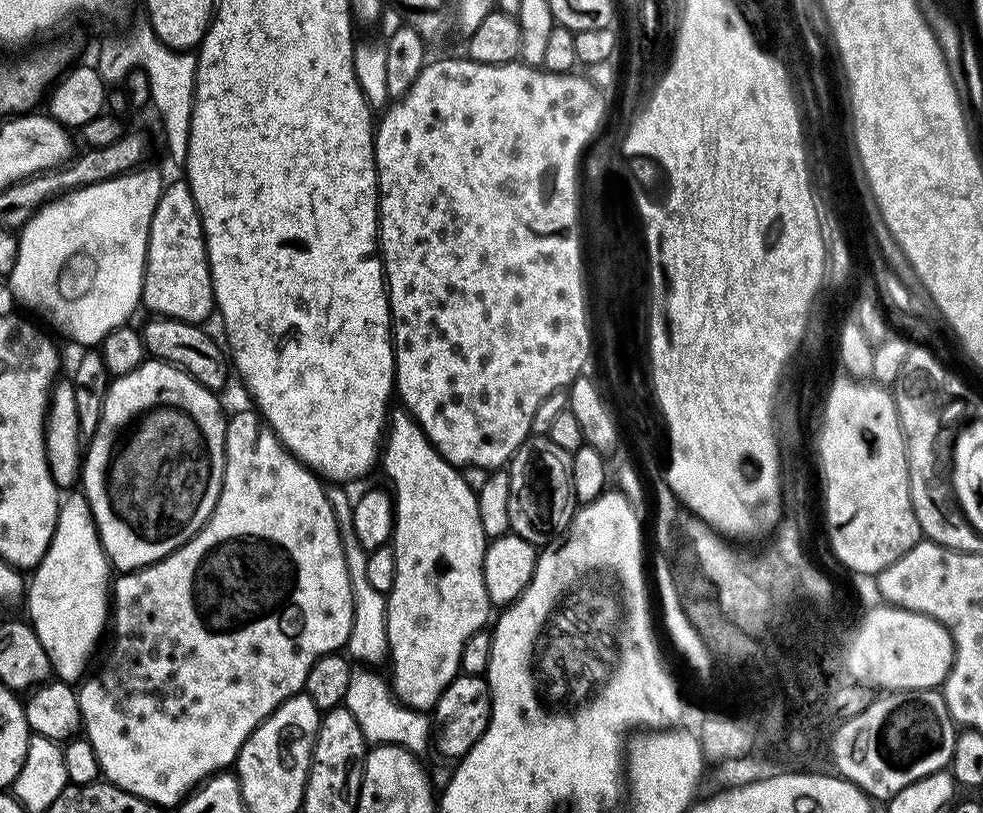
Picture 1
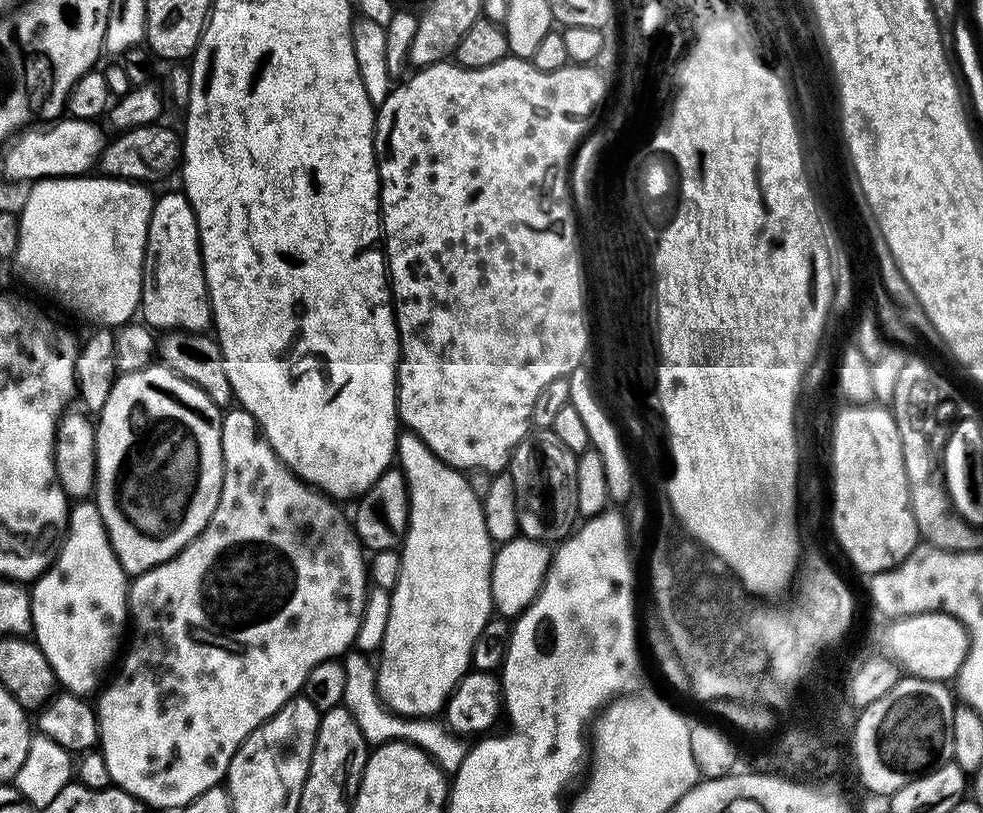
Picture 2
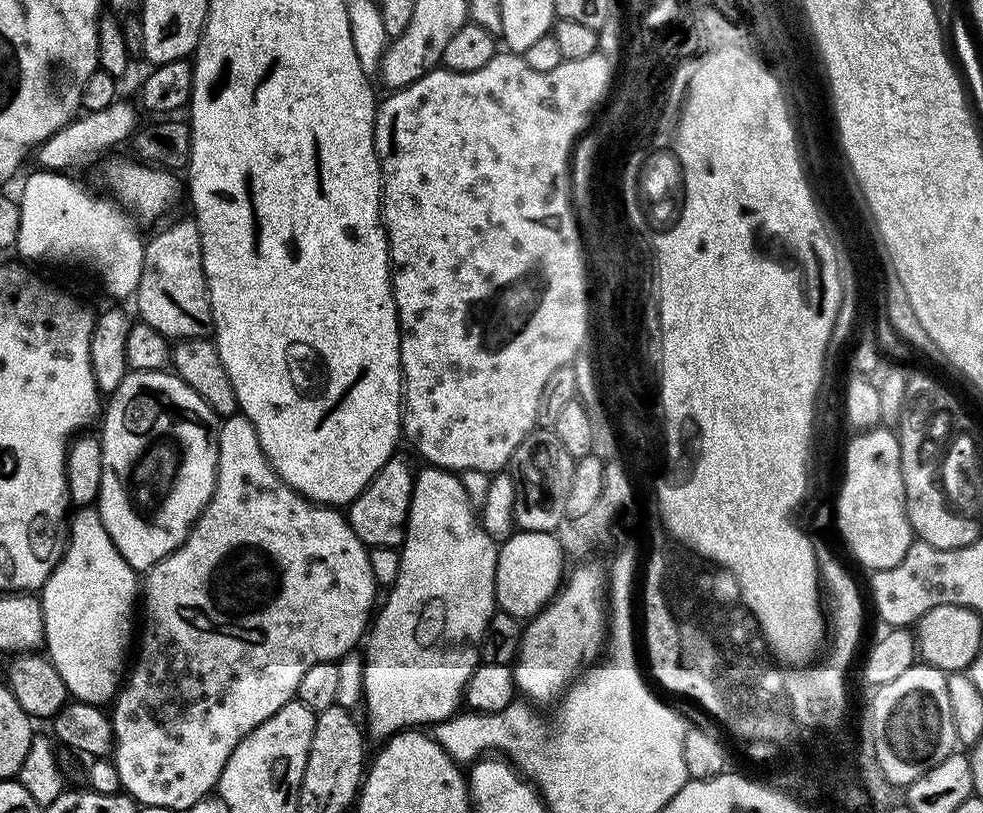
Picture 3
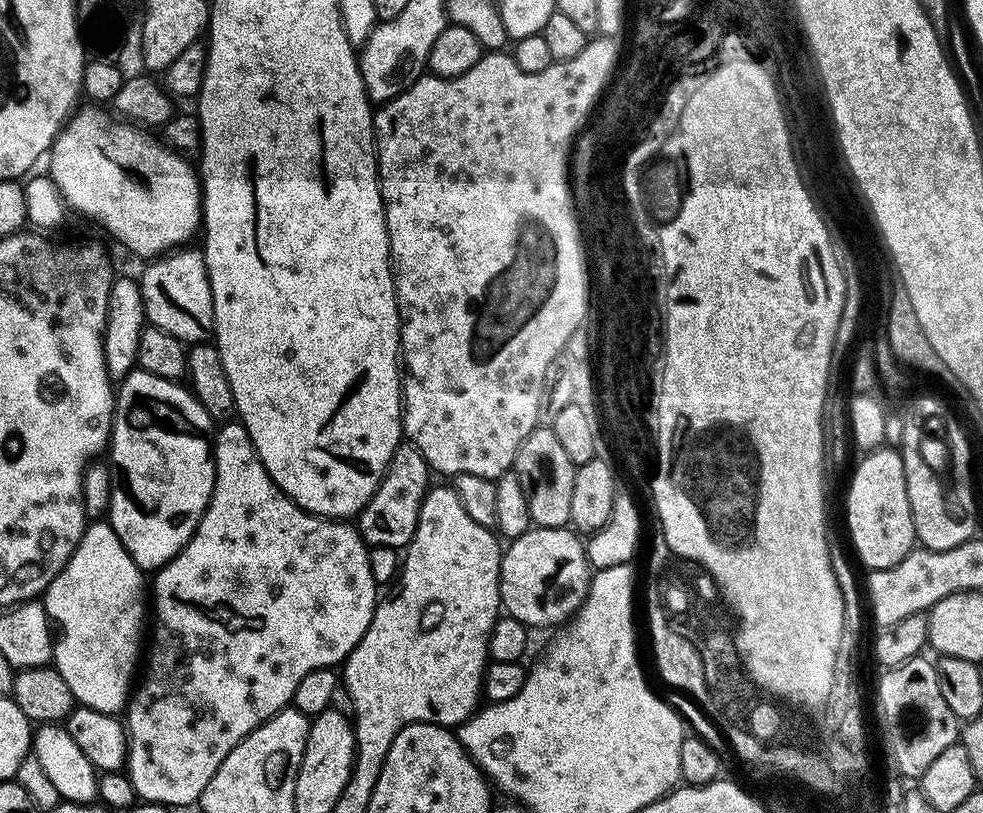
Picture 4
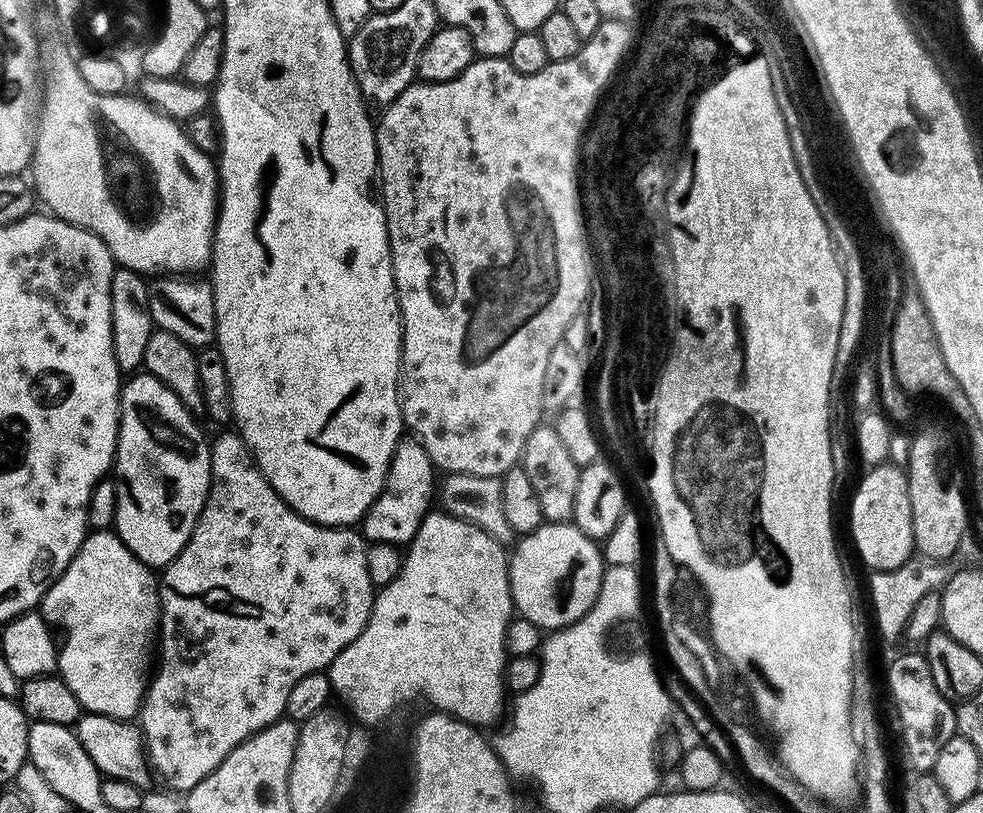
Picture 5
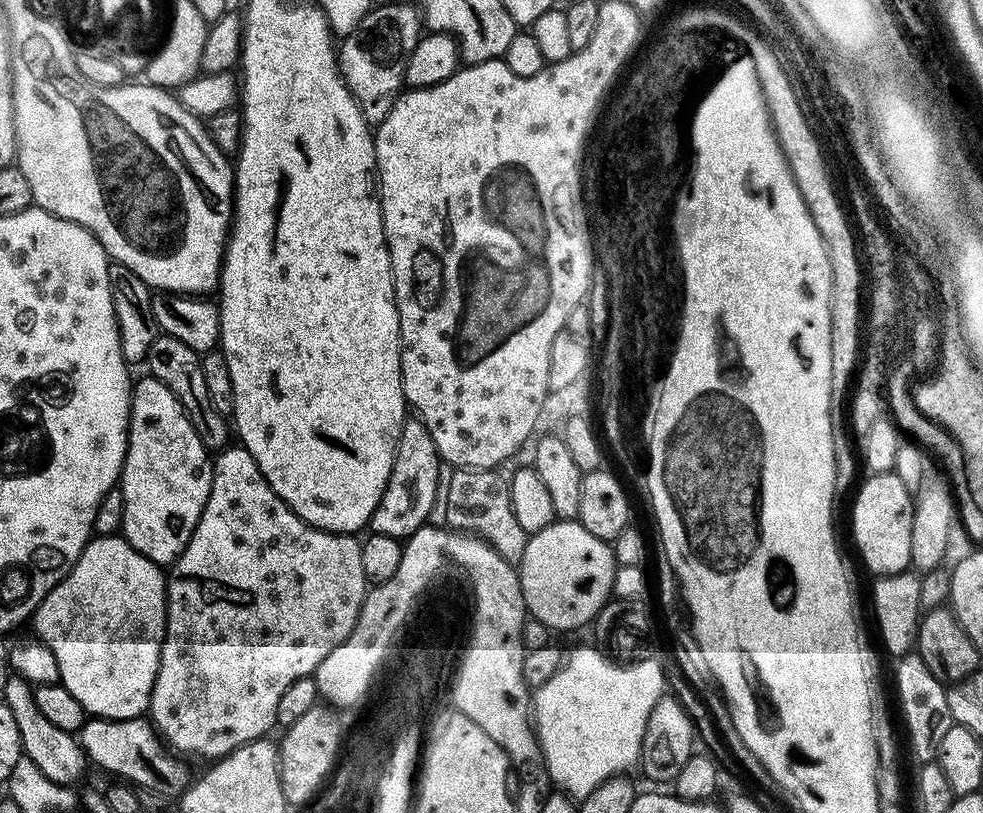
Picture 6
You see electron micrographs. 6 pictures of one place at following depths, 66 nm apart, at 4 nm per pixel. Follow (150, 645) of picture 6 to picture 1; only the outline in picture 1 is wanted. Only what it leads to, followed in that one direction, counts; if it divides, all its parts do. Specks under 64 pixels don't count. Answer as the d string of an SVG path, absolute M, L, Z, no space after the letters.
M69 491L60 502L54 538L26 584L27 619L47 650L55 675L61 681L76 682L85 675L84 667L88 664L88 658L99 642L100 635L103 632L105 635L109 627L108 572L110 561L100 545L88 499L83 491Z

